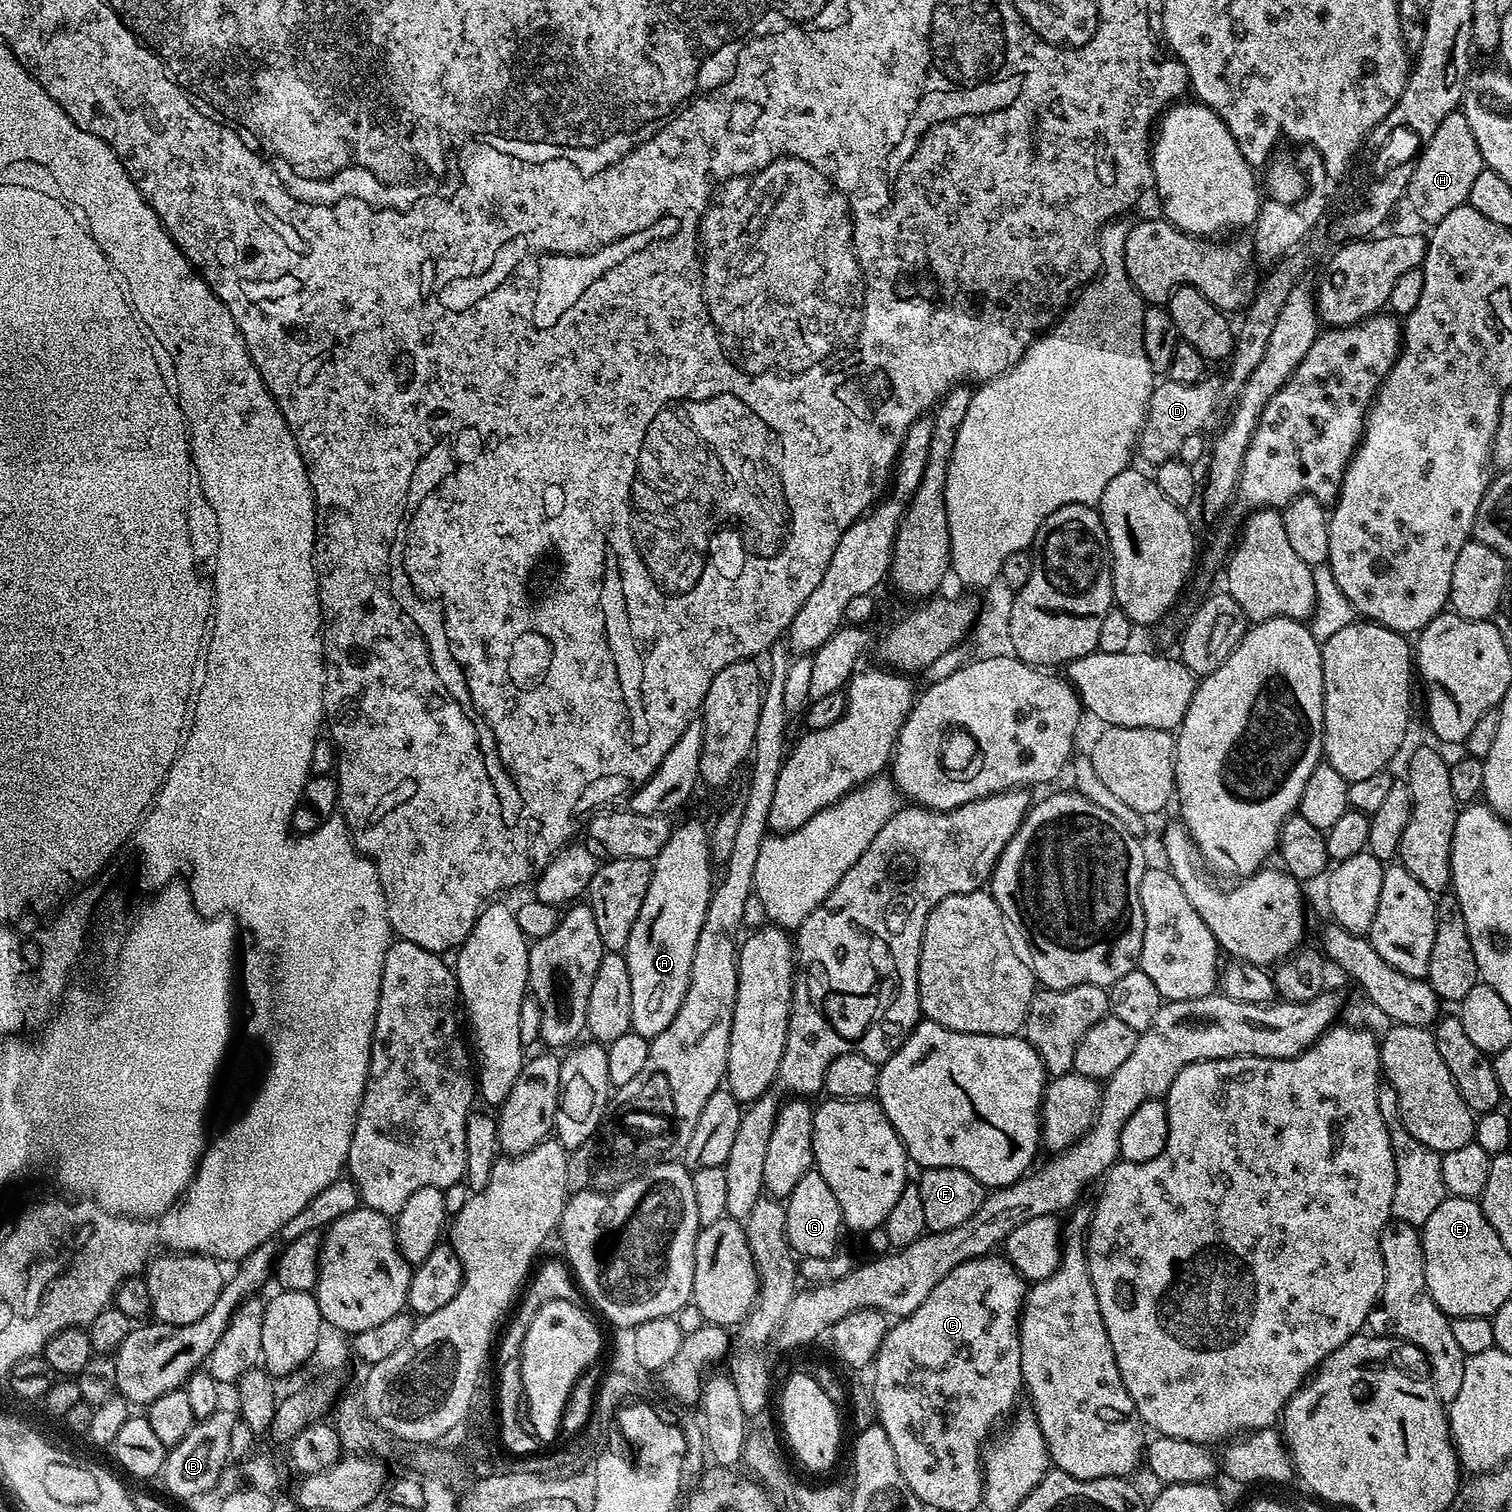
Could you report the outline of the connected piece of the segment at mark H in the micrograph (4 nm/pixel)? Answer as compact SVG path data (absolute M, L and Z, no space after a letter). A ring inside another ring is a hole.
M1455 110L1446 114L1442 122L1438 123L1438 128L1432 137L1423 141L1419 155L1415 158L1414 174L1410 177L1408 191L1406 193L1406 203L1416 211L1416 216L1420 220L1425 220L1428 226L1434 226L1450 214L1450 210L1458 210L1458 206L1467 204L1470 194L1470 185L1474 183L1474 178L1484 168L1484 159L1478 150L1478 142L1474 142L1474 130L1470 130L1470 122L1466 122L1466 114L1462 110Z

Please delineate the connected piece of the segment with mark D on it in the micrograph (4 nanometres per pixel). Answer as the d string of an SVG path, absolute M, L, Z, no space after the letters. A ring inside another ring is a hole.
M1170 378L1155 385L1148 403L1148 421L1140 431L1138 456L1149 466L1155 466L1167 460L1179 457L1183 440L1195 432L1203 433L1208 419L1216 412L1216 403L1222 400L1222 384L1219 379L1205 378L1196 384L1174 382Z

